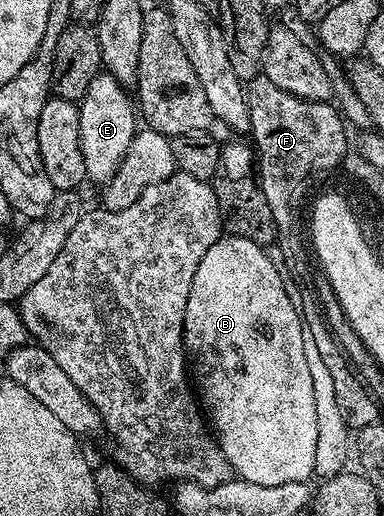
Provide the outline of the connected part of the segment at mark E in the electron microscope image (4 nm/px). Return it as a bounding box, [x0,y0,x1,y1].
[78,70,136,186]

